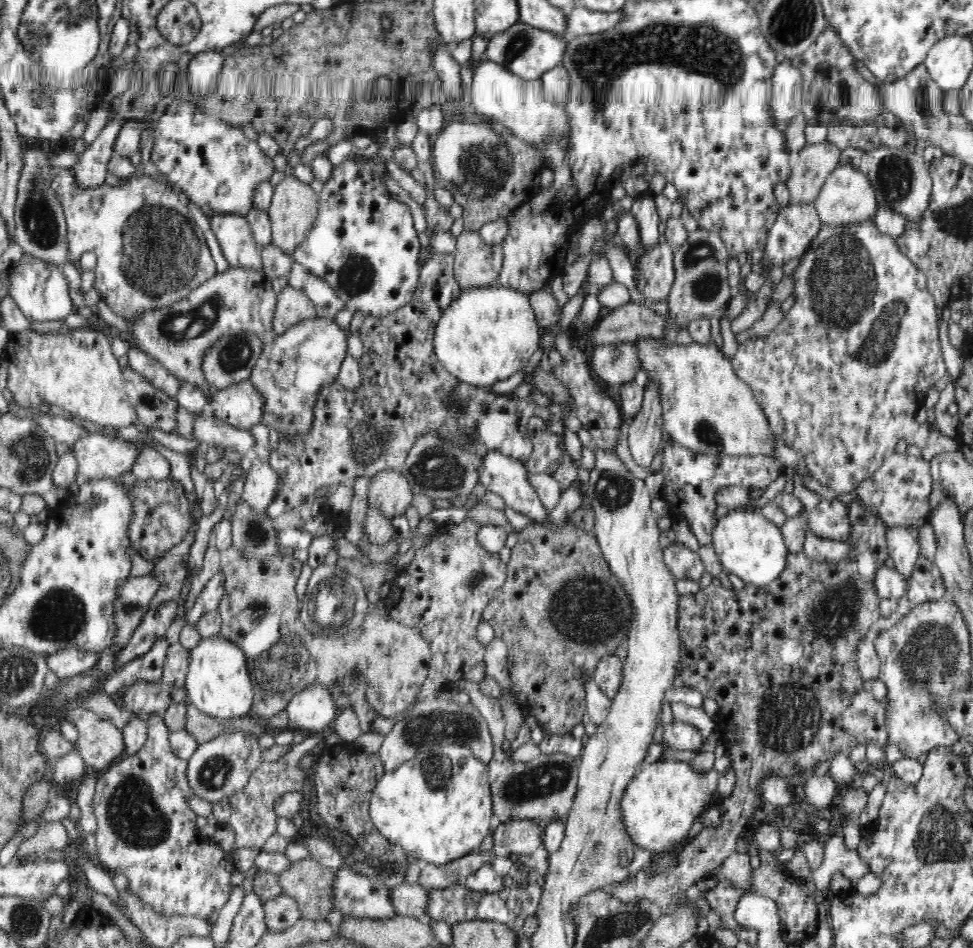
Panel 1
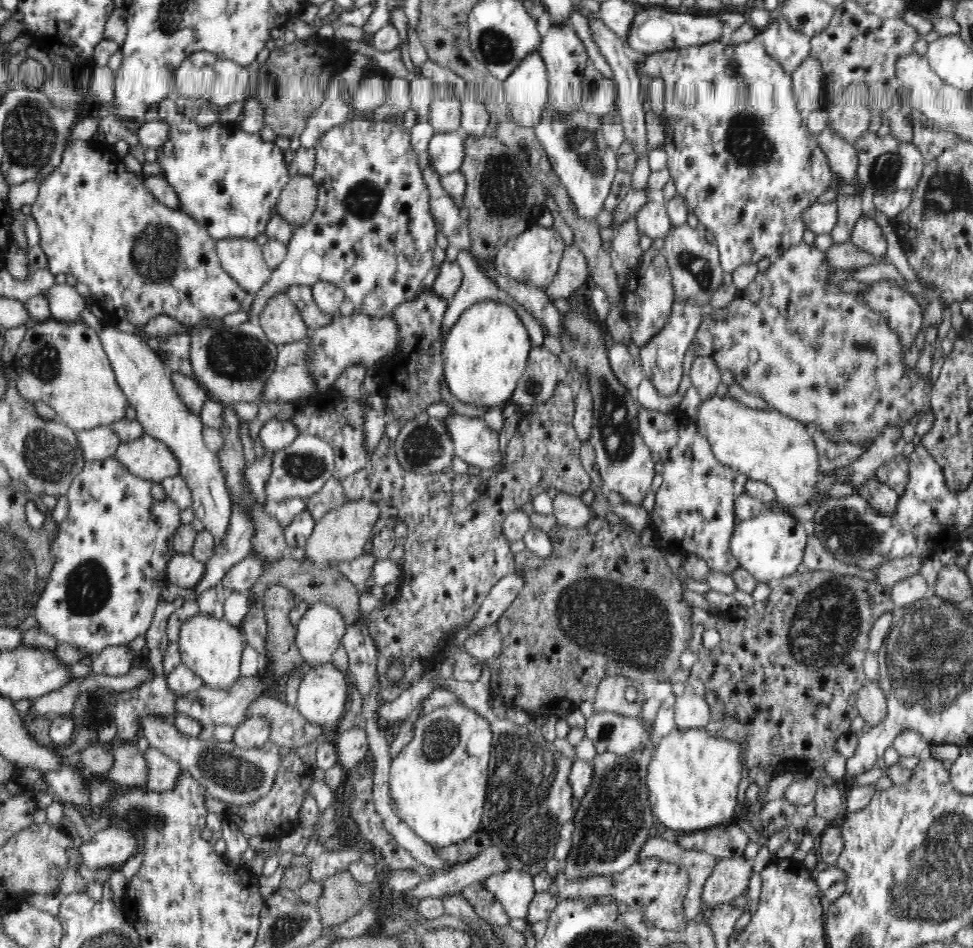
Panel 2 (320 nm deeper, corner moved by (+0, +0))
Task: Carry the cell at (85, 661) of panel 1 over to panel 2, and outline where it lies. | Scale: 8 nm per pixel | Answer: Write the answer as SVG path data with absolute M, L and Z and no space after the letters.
M127 645L106 647L92 658L91 673L122 676L132 668L136 656L136 651Z

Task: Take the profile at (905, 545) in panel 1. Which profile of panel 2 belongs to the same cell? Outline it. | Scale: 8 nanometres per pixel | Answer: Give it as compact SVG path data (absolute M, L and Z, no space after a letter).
M872 476L869 482L856 486L857 495L867 501L876 514L892 516L896 512L899 495L894 489L883 482L879 482L876 476Z

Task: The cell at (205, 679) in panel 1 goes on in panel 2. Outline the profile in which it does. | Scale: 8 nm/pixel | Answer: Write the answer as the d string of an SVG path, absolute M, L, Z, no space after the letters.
M198 613L185 620L180 627L177 640L181 654L181 664L188 667L201 678L203 686L213 690L230 690L240 676L240 659L246 642L240 628L230 624L225 618Z

